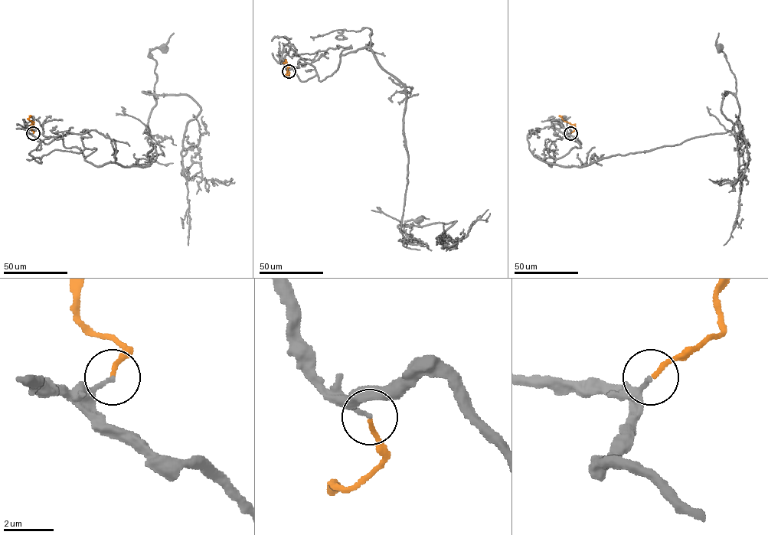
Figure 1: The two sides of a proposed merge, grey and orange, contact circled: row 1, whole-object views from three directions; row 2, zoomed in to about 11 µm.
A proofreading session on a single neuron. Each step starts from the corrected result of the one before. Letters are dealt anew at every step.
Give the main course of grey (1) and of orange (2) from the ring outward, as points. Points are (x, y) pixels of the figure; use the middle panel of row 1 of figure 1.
1: (289, 71), (321, 81), (341, 55), (369, 47), (403, 85), (406, 239), (404, 223), (417, 220)
2: (289, 71), (285, 75), (288, 66), (285, 59)

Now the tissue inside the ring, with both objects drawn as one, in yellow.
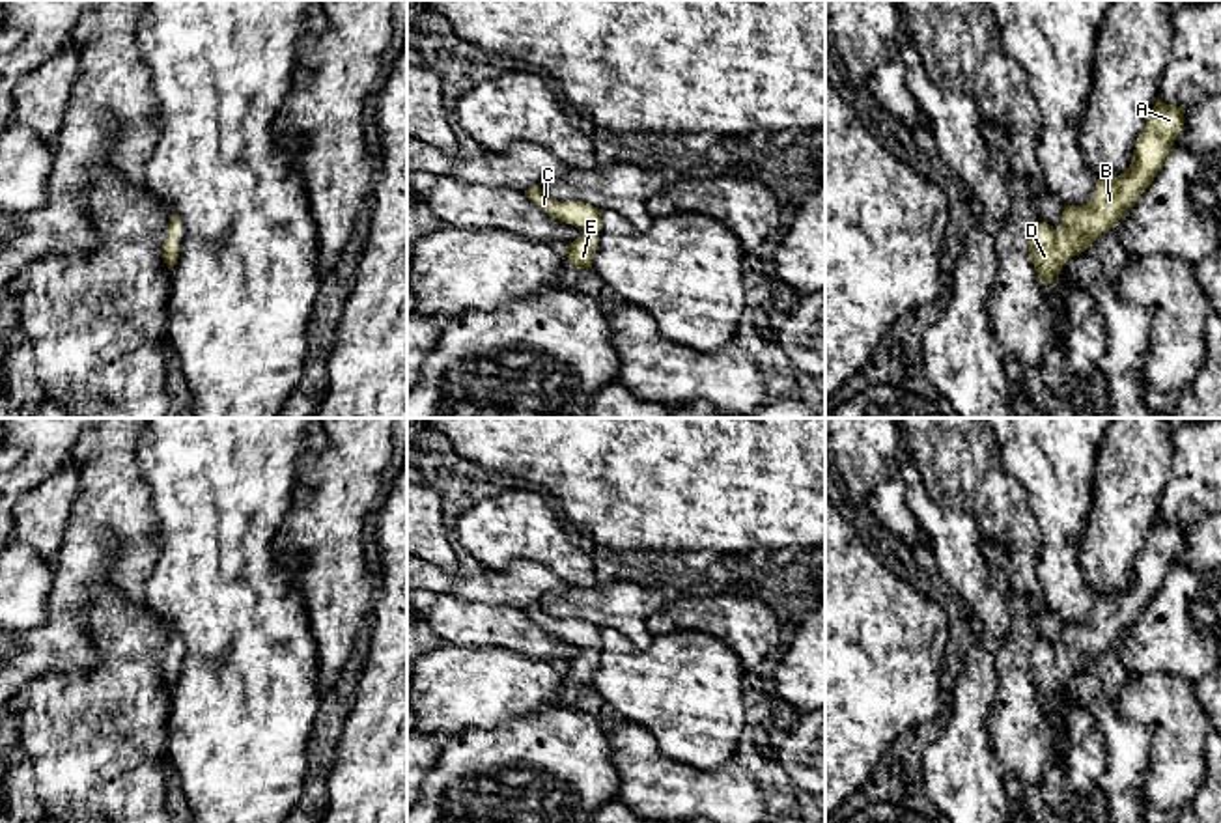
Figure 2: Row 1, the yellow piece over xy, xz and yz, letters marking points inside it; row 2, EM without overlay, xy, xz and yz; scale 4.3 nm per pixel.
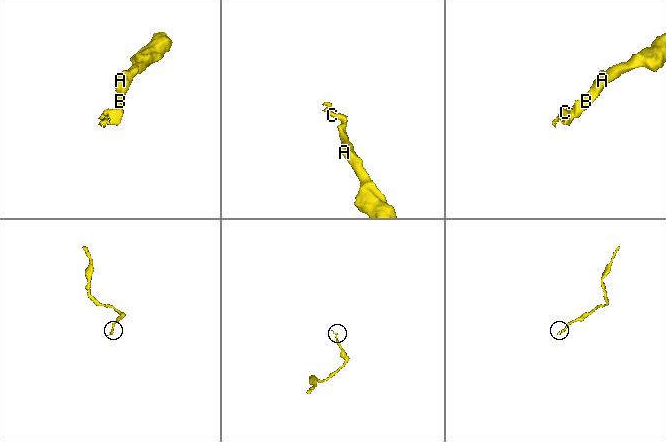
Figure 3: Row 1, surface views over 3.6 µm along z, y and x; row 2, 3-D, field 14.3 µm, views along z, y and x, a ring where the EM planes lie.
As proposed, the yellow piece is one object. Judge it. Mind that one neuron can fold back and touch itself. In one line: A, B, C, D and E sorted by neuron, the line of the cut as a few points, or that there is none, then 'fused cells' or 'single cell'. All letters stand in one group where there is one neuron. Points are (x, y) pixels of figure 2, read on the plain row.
A B C D E; no cut; single cell

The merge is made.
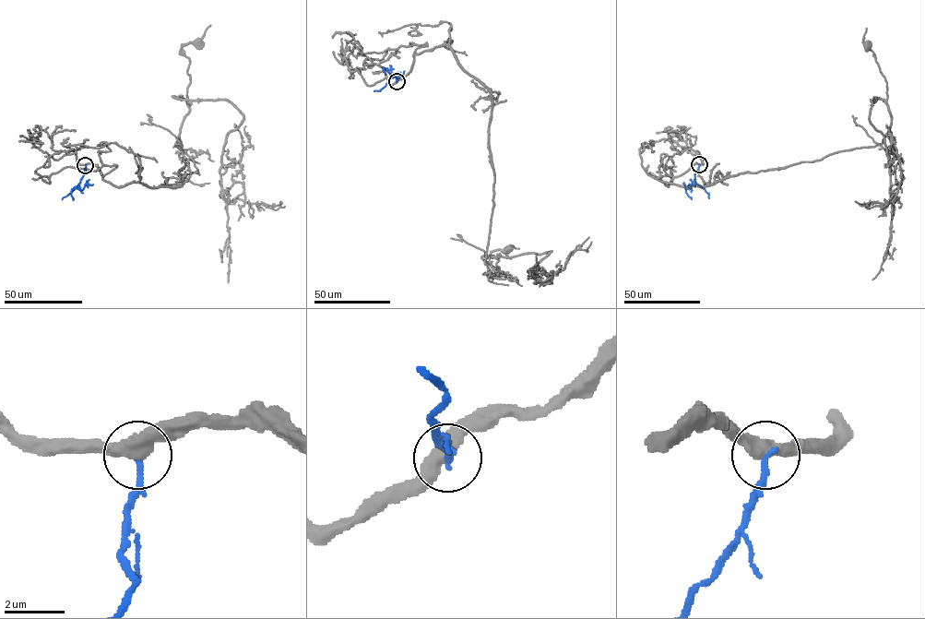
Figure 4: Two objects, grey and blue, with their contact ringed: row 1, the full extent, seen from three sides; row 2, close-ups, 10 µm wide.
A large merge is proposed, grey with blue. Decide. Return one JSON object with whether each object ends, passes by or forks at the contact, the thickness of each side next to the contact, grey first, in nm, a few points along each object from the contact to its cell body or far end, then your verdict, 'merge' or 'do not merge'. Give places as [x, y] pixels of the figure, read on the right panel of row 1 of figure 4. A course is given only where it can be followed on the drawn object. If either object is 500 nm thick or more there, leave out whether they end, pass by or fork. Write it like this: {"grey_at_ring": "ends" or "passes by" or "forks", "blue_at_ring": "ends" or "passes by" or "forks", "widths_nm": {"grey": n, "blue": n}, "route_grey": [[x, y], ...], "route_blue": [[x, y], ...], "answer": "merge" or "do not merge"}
{"grey_at_ring": "passes by", "blue_at_ring": "ends", "widths_nm": {"grey": 480, "blue": 200}, "route_grey": [[699, 164], [668, 186], [663, 182], [706, 186], [880, 144], [891, 113], [886, 82], [868, 45]], "route_blue": [[699, 164], [694, 181], [687, 186], [691, 189], [693, 184], [689, 184]], "answer": "do not merge"}

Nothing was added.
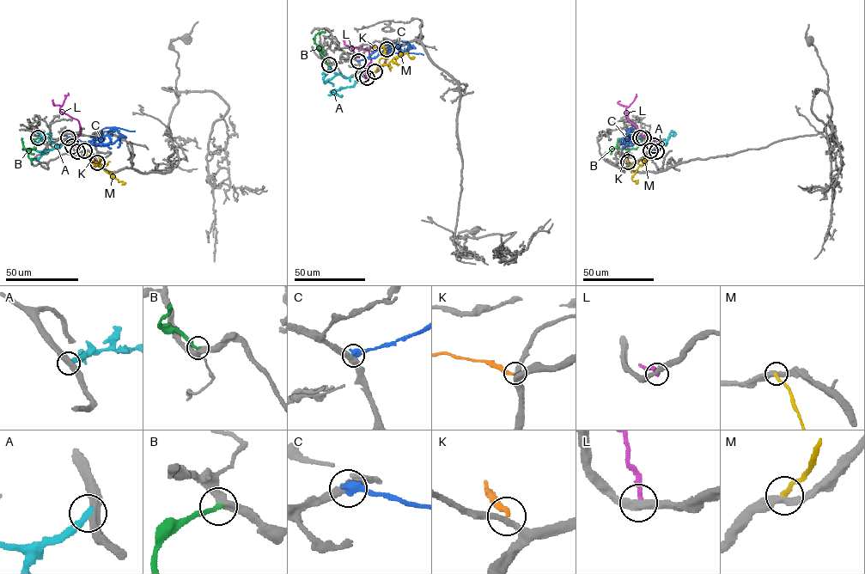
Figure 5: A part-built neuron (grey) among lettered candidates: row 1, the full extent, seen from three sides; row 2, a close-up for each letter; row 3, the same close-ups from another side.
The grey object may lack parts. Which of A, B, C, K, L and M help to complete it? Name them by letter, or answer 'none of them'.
B

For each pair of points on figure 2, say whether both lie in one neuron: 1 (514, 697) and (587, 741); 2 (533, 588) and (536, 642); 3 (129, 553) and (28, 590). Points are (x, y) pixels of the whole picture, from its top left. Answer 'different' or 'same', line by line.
1: different
2: different
3: different

